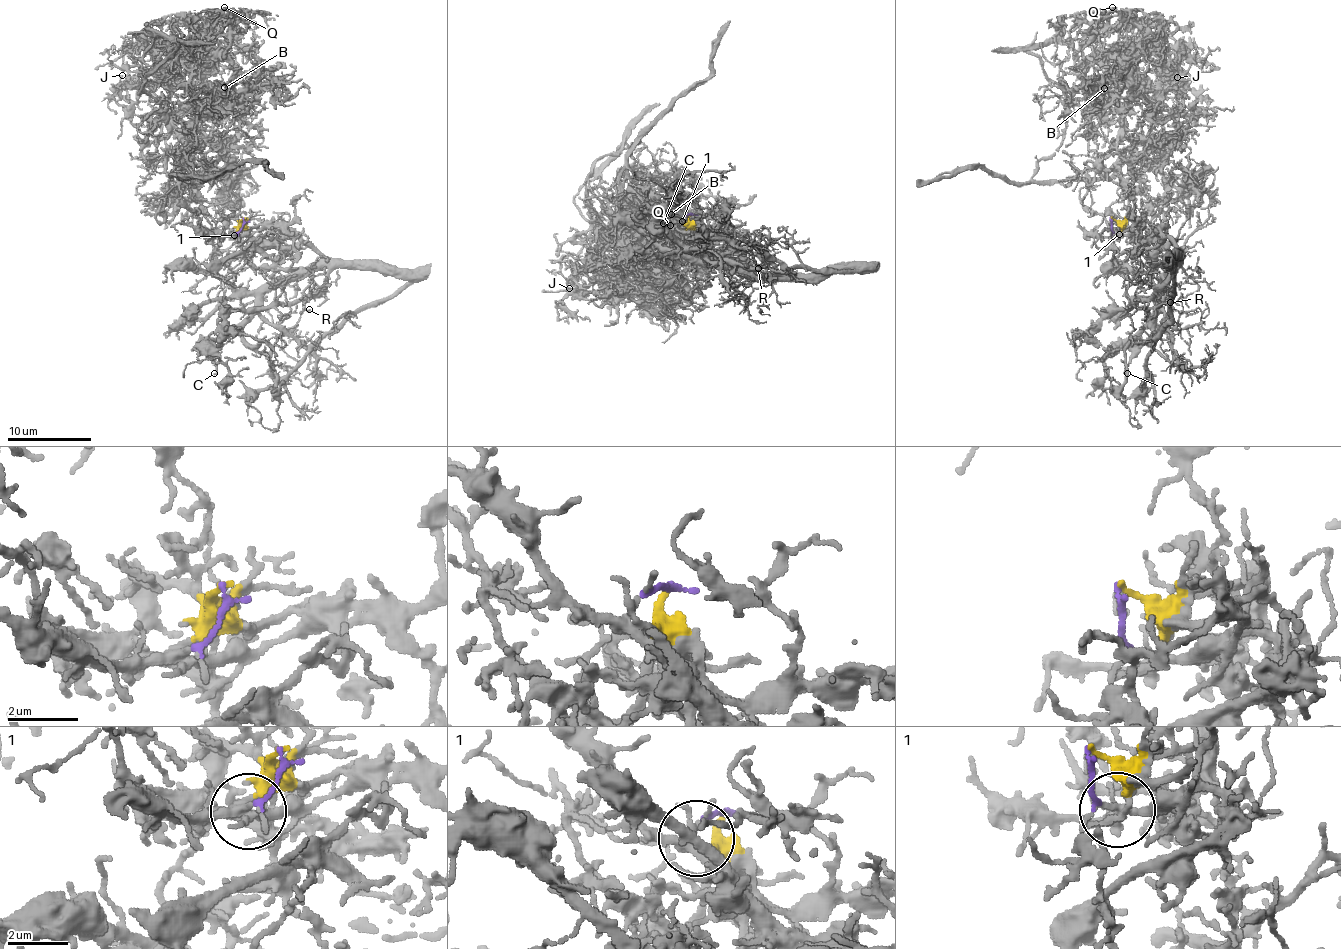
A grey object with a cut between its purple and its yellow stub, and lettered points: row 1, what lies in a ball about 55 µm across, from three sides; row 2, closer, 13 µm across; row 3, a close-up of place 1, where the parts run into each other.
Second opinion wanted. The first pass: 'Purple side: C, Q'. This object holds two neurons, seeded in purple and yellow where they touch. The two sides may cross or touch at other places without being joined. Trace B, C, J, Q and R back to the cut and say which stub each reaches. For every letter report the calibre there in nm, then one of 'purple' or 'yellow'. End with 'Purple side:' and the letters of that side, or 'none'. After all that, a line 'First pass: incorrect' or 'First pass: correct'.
B: calibre 110 nm; yellow
C: calibre 130 nm; purple
J: calibre 100 nm; yellow
Q: calibre 140 nm; yellow
R: calibre 110 nm; purple
Purple side: C, R
First pass: incorrect

